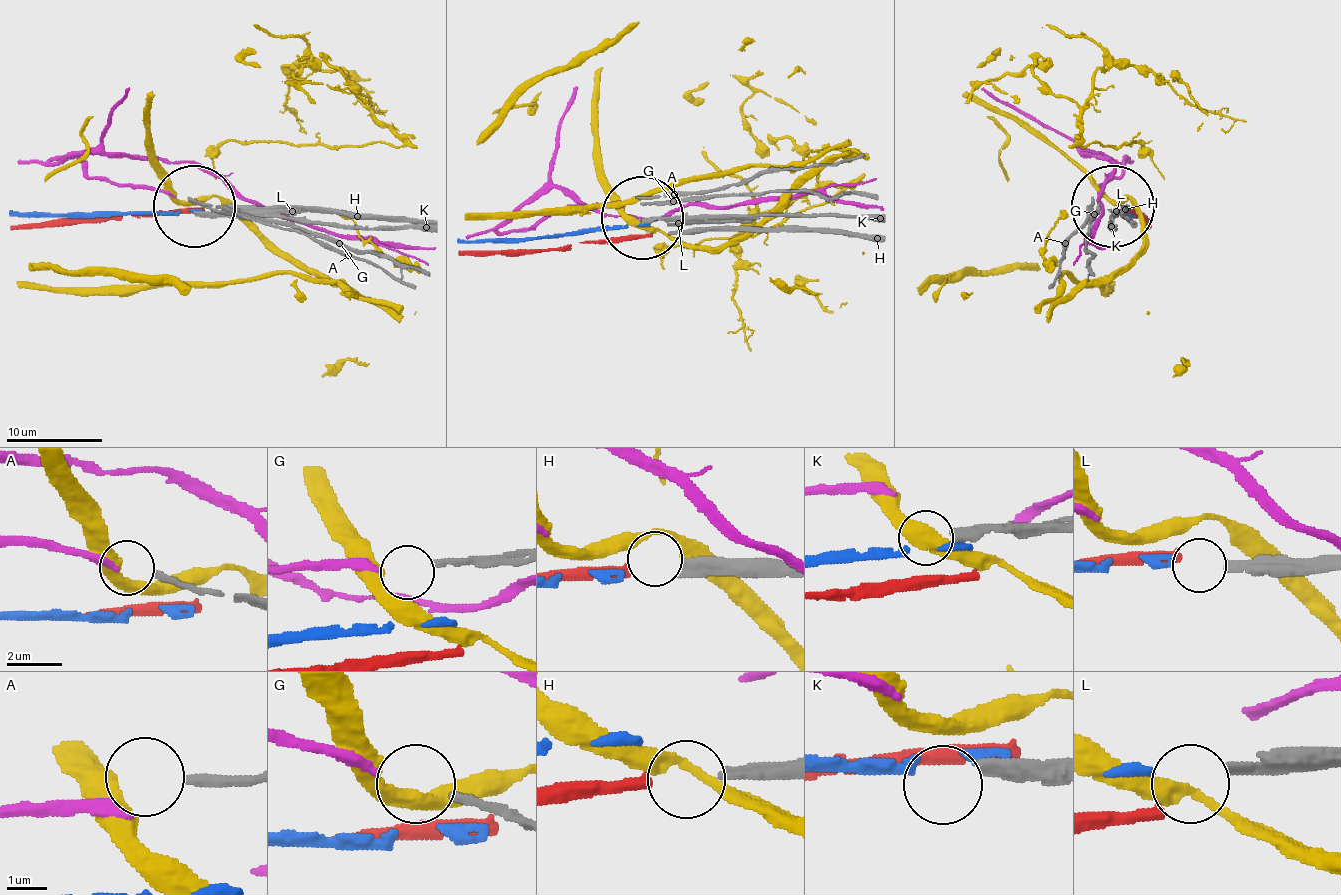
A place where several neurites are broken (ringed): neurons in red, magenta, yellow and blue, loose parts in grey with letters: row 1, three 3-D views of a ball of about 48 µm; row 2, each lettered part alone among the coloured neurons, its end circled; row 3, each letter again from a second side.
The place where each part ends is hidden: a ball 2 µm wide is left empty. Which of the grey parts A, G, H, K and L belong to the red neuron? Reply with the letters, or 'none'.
H

